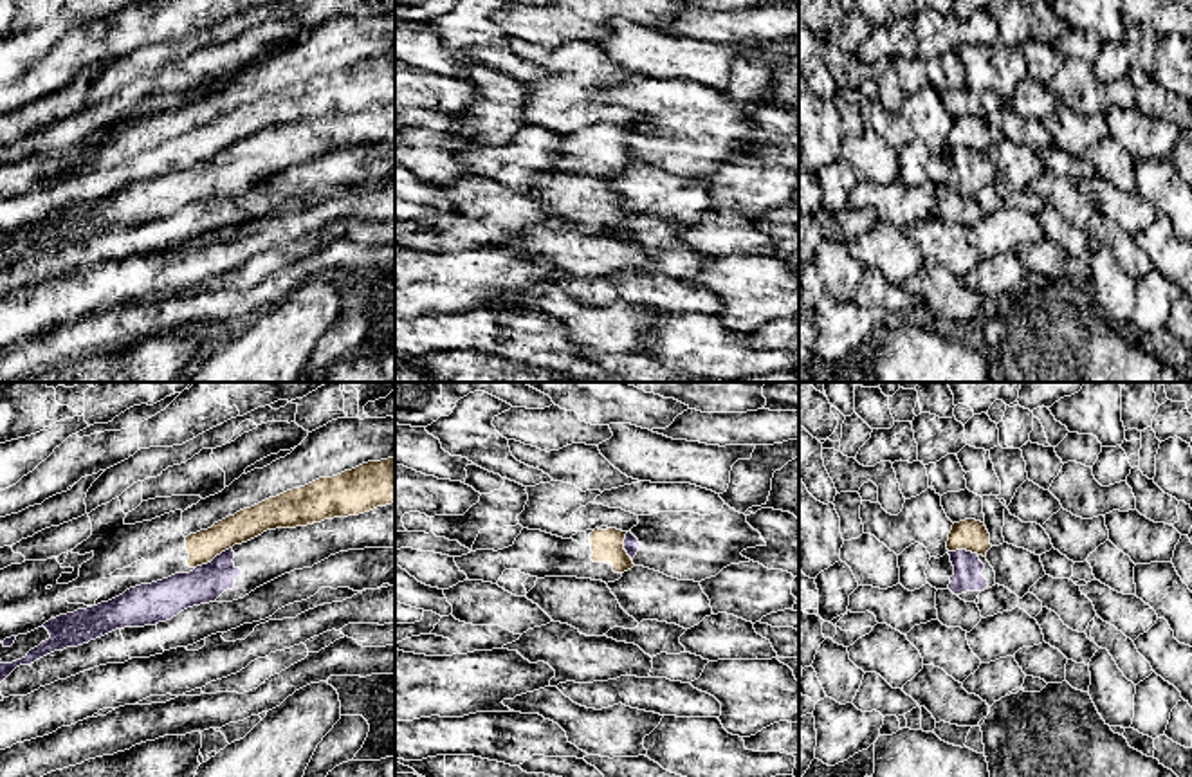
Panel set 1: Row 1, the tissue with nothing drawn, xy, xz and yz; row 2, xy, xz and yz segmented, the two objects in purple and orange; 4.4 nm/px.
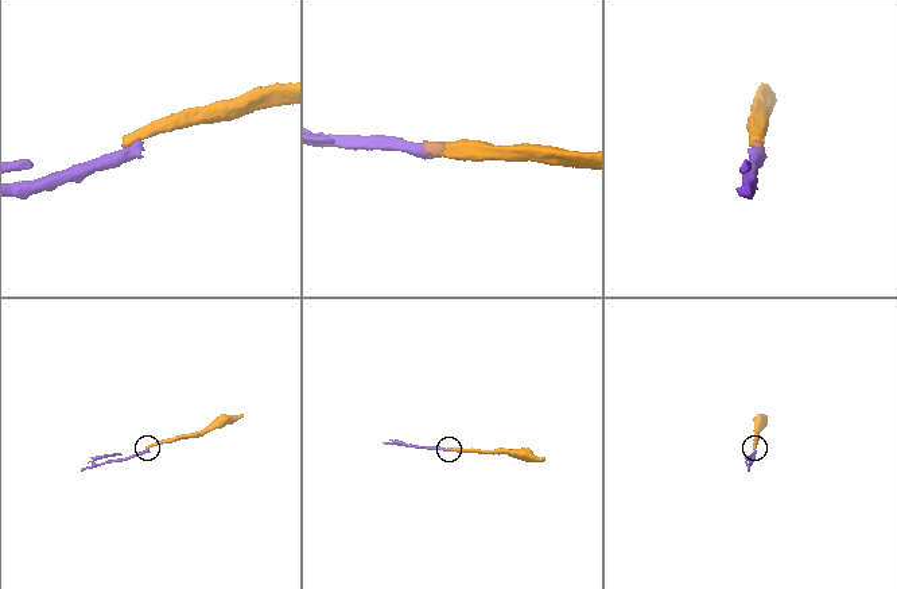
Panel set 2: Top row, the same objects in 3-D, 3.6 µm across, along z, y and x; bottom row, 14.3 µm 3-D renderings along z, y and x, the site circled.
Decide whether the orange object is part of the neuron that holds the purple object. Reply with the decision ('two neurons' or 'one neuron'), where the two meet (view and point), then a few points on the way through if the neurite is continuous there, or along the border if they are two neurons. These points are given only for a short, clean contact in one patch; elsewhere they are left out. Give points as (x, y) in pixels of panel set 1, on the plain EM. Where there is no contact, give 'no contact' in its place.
two neurons | xy (215, 154) | along xy (231, 143), (195, 164)

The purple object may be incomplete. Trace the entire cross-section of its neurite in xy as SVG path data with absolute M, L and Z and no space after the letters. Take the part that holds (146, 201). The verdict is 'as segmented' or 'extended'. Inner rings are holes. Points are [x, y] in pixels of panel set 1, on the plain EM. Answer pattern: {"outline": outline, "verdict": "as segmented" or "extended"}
{"outline": "M395 99L359 112L267 126L189 169L141 180L108 198L50 215L41 222L50 234L25 254L0 260L0 279L16 263L54 247L88 240L115 225L155 222L193 202L233 198L285 169L312 164L339 148L364 144L395 144Z", "verdict": "extended"}

